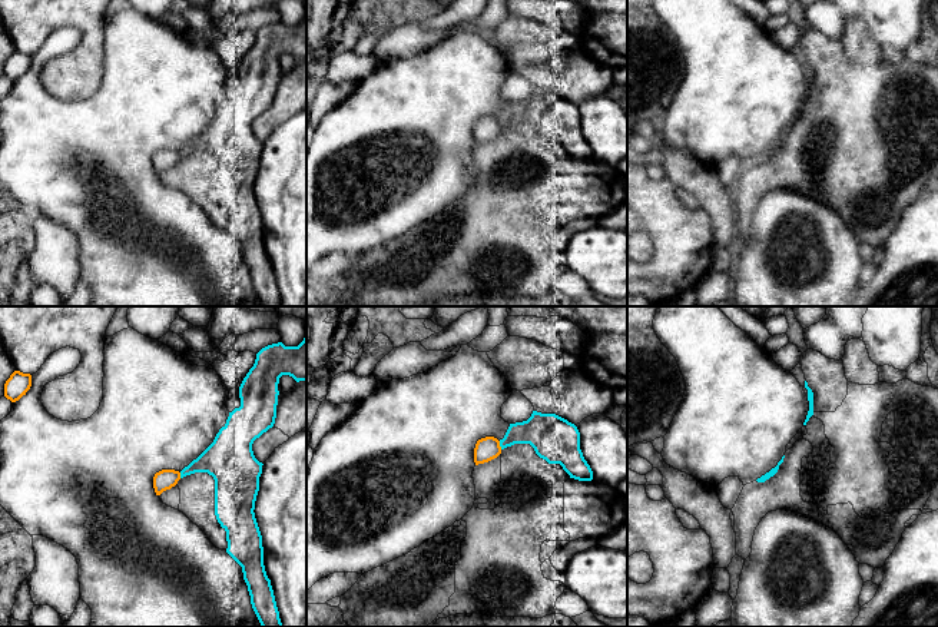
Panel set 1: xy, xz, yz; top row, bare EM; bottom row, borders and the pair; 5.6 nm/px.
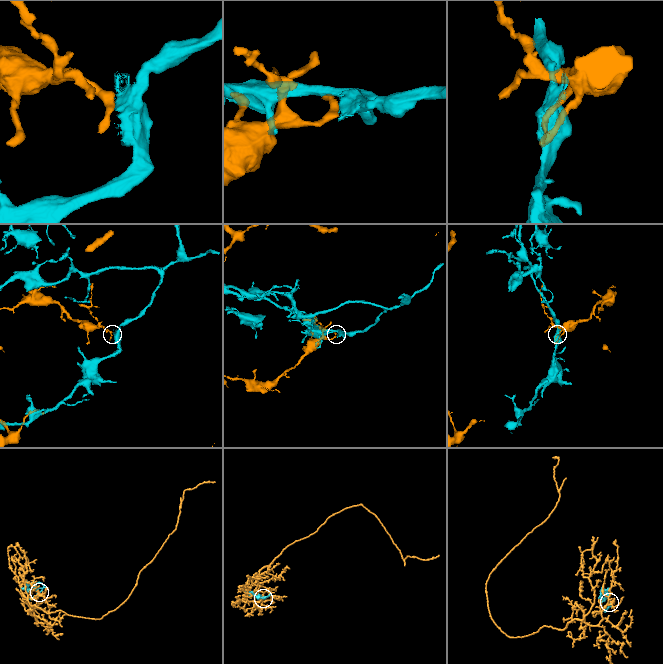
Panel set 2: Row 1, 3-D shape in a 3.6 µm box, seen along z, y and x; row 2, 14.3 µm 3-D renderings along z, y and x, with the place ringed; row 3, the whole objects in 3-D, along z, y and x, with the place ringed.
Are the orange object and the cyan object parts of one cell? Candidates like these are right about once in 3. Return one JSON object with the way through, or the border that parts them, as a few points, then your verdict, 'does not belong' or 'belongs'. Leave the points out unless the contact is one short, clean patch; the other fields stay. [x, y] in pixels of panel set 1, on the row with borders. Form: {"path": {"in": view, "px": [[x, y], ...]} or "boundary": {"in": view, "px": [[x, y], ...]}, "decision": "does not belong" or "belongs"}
{"decision": "does not belong"}

